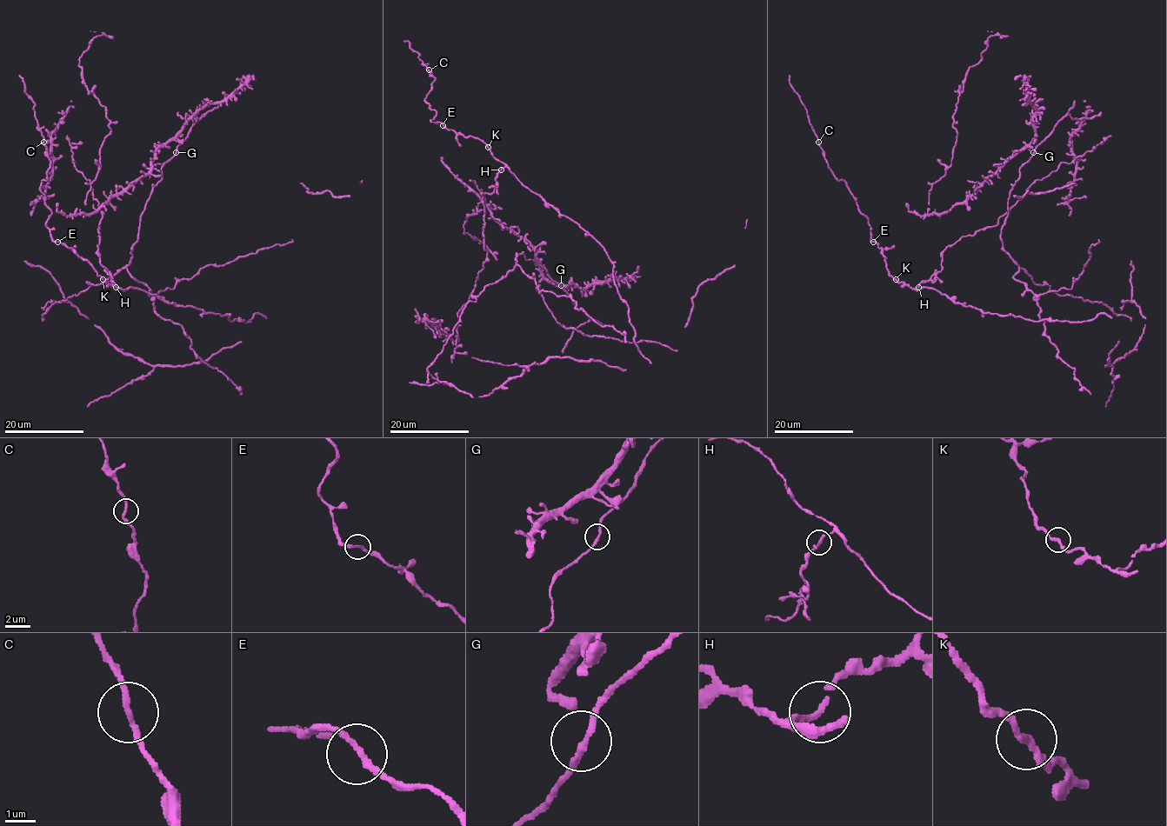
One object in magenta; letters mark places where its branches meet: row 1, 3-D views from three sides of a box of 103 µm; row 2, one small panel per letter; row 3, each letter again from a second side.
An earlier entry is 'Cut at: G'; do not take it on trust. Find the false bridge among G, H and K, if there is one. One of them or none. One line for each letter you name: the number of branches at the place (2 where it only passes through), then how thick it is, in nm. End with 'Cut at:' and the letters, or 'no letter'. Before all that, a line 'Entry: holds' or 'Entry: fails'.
Entry: fails
Cut at: no letter

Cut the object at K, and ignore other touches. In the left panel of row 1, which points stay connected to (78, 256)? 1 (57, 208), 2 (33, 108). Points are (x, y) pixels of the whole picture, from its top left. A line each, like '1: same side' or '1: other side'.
1: other side
2: same side

